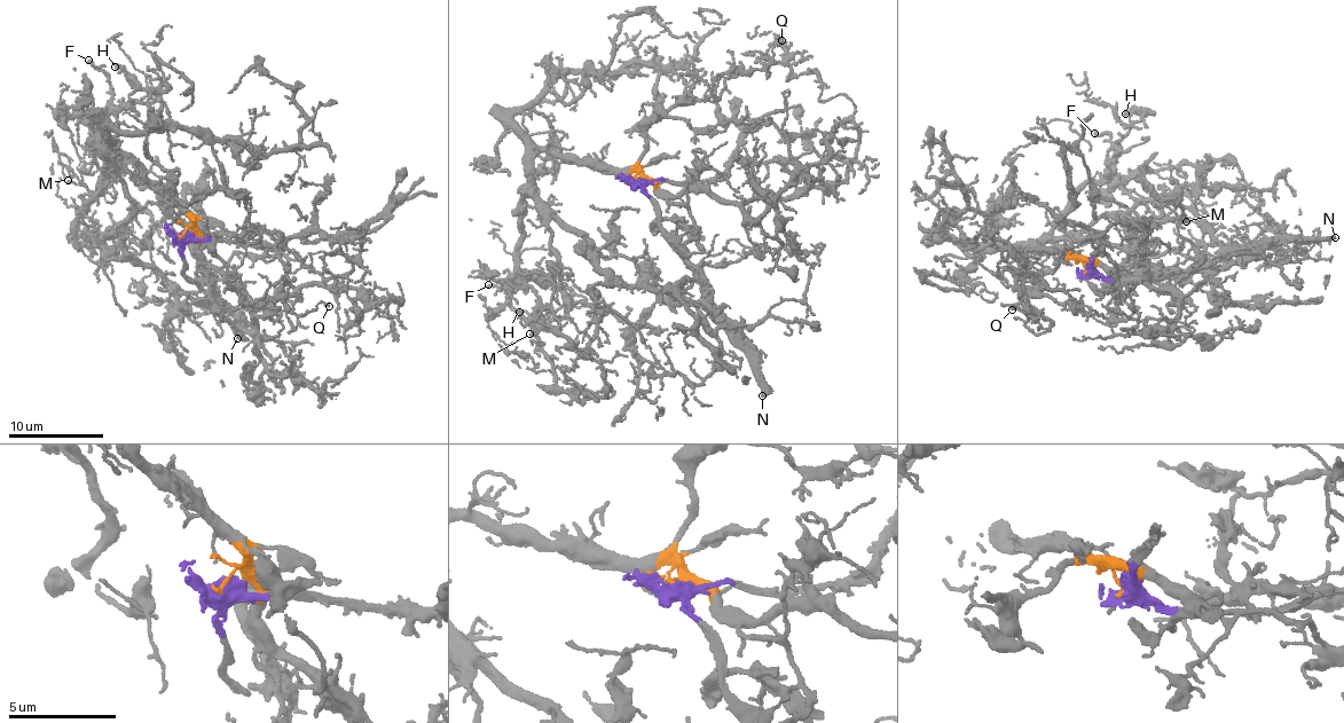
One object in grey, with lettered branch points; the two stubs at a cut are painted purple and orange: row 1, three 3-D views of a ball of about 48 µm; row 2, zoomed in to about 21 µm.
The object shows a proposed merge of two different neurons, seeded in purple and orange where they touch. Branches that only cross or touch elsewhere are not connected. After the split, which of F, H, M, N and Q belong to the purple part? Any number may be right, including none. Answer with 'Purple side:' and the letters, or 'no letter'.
Purple side: N

